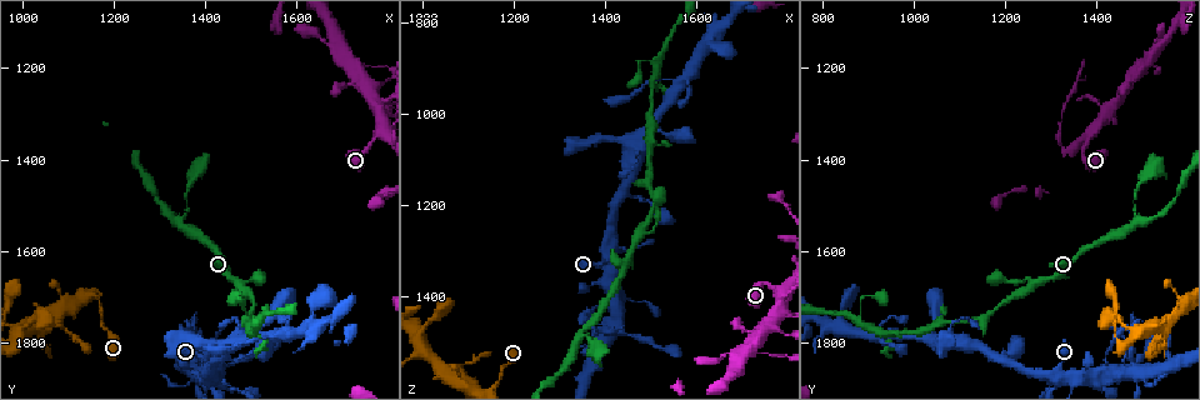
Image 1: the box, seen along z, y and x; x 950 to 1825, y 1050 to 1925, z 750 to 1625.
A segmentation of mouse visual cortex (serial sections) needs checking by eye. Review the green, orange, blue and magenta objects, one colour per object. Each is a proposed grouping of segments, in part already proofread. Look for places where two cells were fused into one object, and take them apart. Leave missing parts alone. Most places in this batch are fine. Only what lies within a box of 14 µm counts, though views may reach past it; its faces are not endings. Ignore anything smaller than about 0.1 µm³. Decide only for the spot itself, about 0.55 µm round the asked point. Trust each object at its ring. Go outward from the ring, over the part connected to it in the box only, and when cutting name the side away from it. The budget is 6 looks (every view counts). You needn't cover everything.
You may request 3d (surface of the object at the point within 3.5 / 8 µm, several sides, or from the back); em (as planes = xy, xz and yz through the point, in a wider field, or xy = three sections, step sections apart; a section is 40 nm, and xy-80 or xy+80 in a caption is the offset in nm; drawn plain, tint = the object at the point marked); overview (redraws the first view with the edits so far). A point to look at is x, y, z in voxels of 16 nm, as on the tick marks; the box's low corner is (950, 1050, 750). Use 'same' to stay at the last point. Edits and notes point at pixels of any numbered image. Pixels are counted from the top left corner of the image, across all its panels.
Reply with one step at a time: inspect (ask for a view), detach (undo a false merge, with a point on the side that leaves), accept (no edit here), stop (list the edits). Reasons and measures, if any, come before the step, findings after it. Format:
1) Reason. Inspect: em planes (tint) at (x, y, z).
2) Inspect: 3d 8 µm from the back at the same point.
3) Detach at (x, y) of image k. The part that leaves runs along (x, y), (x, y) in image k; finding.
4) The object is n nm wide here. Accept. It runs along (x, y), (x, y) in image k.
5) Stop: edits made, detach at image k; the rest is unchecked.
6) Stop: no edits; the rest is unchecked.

A narrow waist. Inspect: 3d 3.5 µm at (1500, 1775, 970).

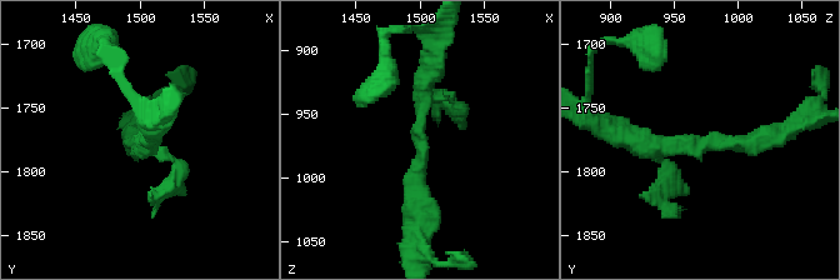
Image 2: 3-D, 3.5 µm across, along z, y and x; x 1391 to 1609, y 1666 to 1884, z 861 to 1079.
Accept. It runs along (416, 211), (420, 109), (431, 58) in image 2; continuous, no second cell.

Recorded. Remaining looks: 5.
Inspect: 3d 3.5 µm at (1410, 1860, 1480).

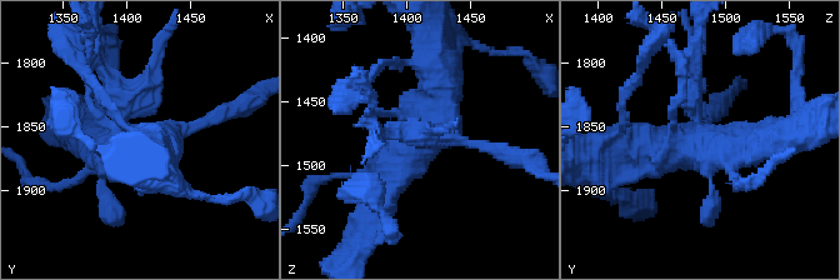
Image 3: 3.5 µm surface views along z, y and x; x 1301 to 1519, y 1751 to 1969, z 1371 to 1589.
Inspect: em xy step 1 (tint) at (1402, 1862, 1486).

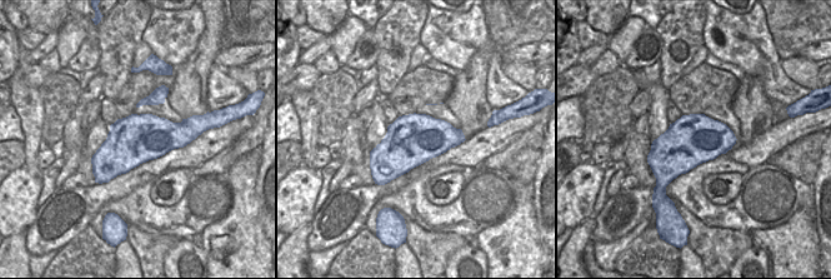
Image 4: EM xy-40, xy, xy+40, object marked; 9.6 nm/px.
Detach at (140, 81) of image 3. The part that leaves runs along (129, 115), (90, 56), (86, 34) in image 3; two cells meet here.

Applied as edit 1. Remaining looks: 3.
Inspect: overview.

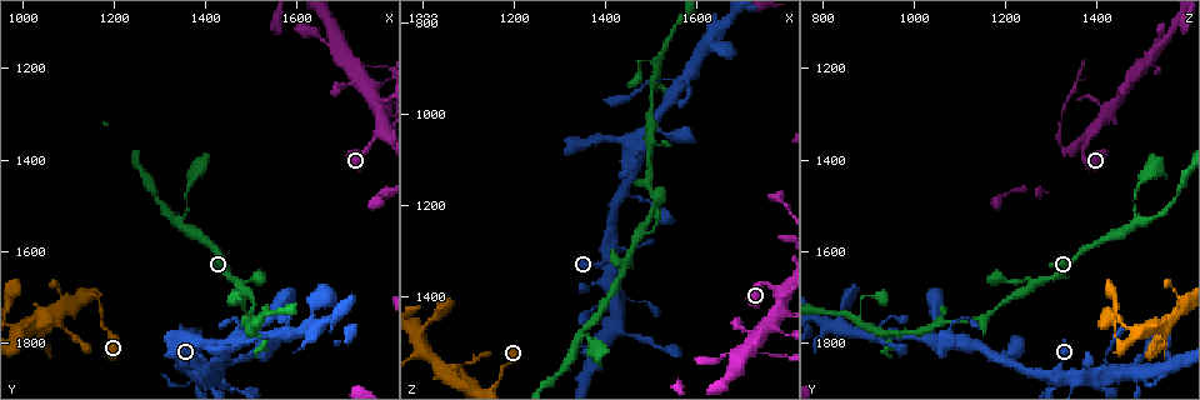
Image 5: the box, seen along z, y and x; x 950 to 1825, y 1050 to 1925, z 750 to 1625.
Three arms meet. Inspect: 3d 8 µm at (1790, 1340, 1395).

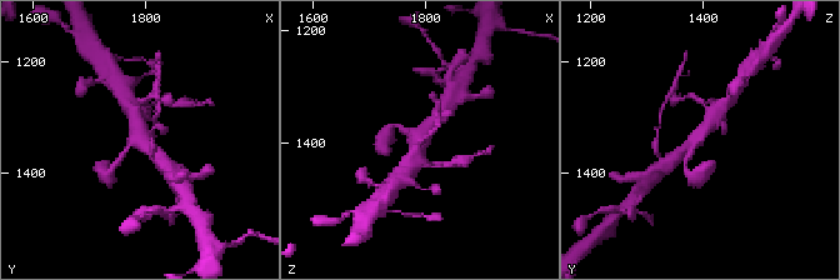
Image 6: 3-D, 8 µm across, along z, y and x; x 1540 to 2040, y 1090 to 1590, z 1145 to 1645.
3 arms meet here; the arms are 150, 400, 450 nm wide; now the EM. Inspect: em xy step 2 (tint) at (1785, 1335, 1395).

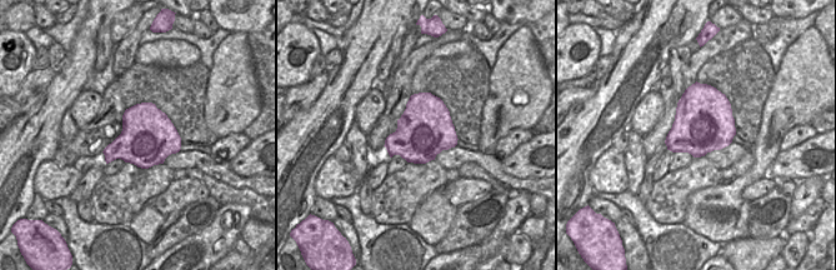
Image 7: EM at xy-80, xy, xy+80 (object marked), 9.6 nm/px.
The object is 550 nm wide here. Accept. It runs along (686, 166), (693, 144), (720, 110) in image 6; all the same cell.

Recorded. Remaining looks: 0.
Stop: edits made, detach at image 3; the rest is unchecked.

